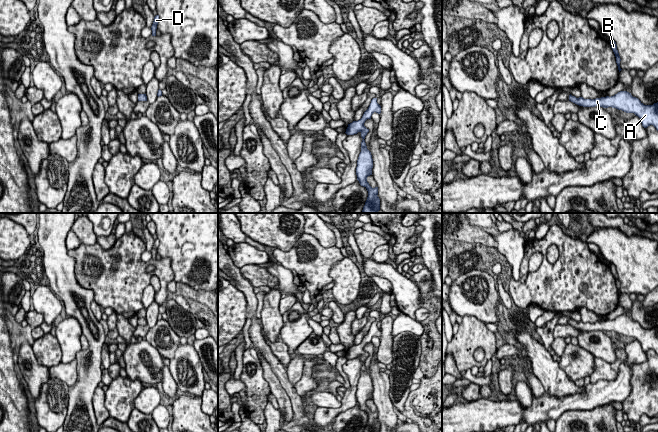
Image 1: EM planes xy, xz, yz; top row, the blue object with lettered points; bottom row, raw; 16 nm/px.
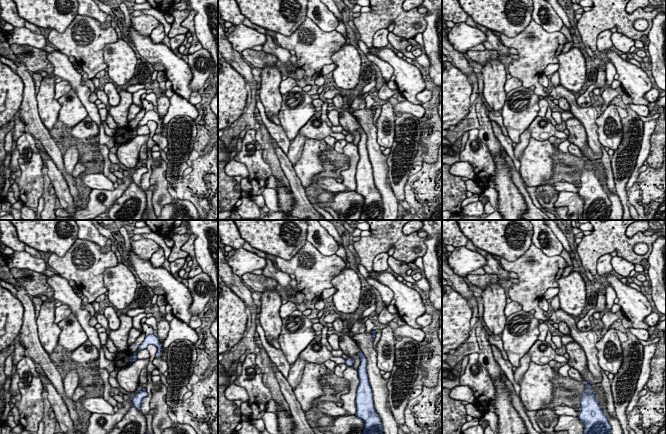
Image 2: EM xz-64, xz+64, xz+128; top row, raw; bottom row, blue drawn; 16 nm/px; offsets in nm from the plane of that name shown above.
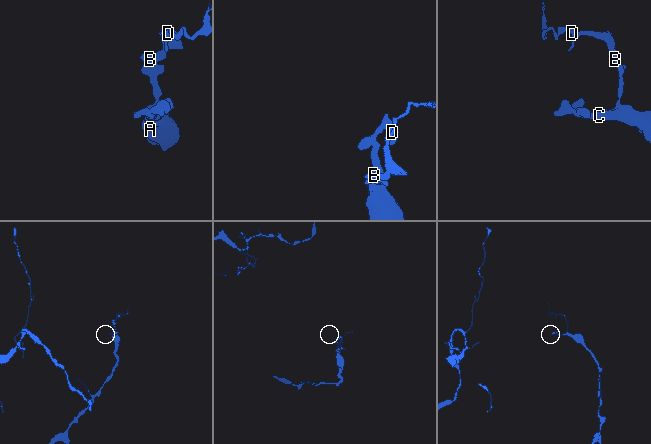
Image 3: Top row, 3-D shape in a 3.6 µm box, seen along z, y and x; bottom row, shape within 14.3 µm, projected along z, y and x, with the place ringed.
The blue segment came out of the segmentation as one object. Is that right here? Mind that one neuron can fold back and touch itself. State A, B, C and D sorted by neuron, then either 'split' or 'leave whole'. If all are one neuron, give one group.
groups A B C D; leave whole

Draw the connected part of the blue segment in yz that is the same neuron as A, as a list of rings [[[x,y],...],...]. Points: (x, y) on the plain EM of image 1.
[[[620,315],[614,320],[606,320],[596,323],[576,322],[569,319],[569,325],[583,331],[616,332],[626,337],[634,337],[641,344],[642,350],[647,352],[653,349],[658,355],[658,326],[653,329],[644,329],[638,322],[633,321],[627,315]]]

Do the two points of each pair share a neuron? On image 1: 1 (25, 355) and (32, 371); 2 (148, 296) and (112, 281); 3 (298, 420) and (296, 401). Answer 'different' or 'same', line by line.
1: same
2: different
3: same

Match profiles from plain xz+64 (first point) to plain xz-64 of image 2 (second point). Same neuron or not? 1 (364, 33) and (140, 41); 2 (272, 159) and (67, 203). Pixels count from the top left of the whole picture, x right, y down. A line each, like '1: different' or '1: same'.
1: different
2: same

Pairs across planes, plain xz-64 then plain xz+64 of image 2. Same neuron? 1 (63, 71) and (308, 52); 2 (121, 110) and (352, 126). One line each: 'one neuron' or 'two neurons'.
1: two neurons
2: one neuron

